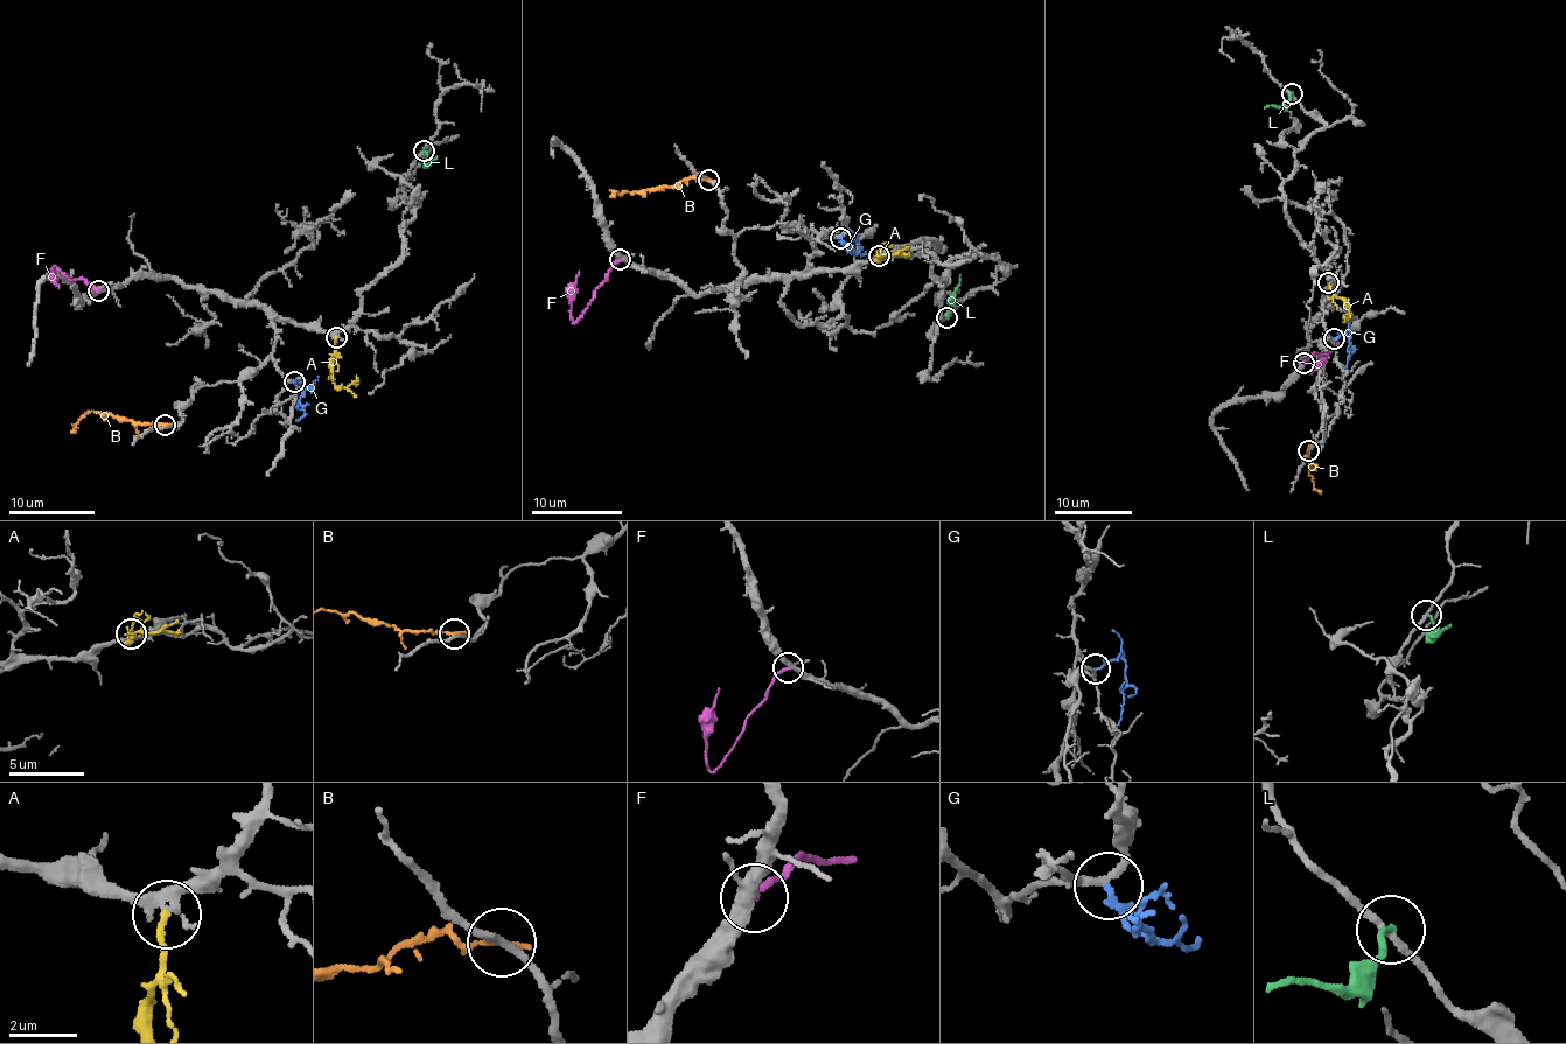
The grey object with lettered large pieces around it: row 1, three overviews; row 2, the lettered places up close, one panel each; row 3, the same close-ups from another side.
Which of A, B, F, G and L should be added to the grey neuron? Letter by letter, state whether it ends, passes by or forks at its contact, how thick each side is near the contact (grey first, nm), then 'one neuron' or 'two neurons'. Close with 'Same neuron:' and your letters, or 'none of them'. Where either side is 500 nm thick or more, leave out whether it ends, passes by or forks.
A: it ends | 300/180 nm | one neuron
B: it ends | 200/200 nm | two neurons
F: it ends | 320/200 nm | two neurons
G: it ends | 170/200 nm | one neuron
L: it ends | 200/180 nm | two neurons
Same neuron: A, G

